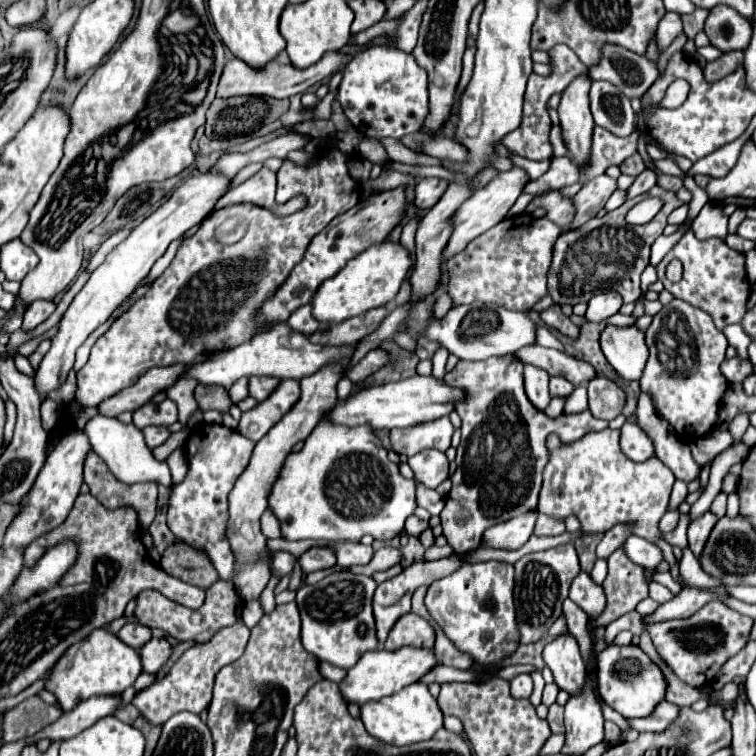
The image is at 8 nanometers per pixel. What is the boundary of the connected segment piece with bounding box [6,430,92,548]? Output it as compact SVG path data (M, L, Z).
M82 430L66 434L56 444L52 454L46 458L46 464L40 470L32 490L26 494L24 506L22 506L18 518L12 520L12 524L8 528L8 534L6 534L8 548L26 548L32 540L42 536L46 530L52 530L52 520L54 520L54 526L58 526L66 520L66 516L72 510L72 504L80 492L82 466L84 466L84 460L86 460L86 454L90 452L90 448L92 446L88 442L88 436Z

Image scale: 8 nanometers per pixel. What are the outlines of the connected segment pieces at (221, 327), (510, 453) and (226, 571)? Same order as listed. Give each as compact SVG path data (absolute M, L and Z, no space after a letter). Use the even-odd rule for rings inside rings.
M330 150L324 154L320 160L316 160L308 168L296 168L290 160L284 160L282 168L278 170L278 190L276 190L276 202L284 204L294 196L306 196L306 206L290 216L276 216L272 210L254 206L254 204L234 204L226 206L220 210L214 210L204 222L200 224L198 232L192 238L186 238L176 252L176 258L172 264L164 270L164 274L148 288L148 292L136 300L130 312L126 312L122 318L118 318L112 328L98 338L90 352L90 360L86 366L82 366L76 376L78 376L78 388L74 394L74 402L78 408L90 408L98 406L102 400L108 400L110 396L118 394L120 390L132 386L140 374L144 374L150 368L156 366L172 366L172 364L190 364L196 356L210 352L210 350L220 350L220 348L234 348L250 336L256 336L254 328L250 328L250 316L254 316L254 308L290 276L290 268L294 268L310 240L324 230L336 216L344 214L352 206L358 204L360 192L358 184L350 178L348 174L348 160L350 156L340 152L340 150ZM226 216L237 216L240 219L248 219L248 232L246 236L232 246L220 244L214 240L214 230Z
M510 356L482 362L460 360L444 380L450 386L466 388L470 400L456 408L462 418L462 442L456 450L458 470L450 476L452 490L440 514L442 534L454 552L470 552L478 548L486 528L536 508L542 468L546 466L546 436L550 432L560 434L562 442L574 442L586 432L608 428L608 422L594 418L588 410L574 416L558 416L556 420L538 412L526 400L522 364L510 360Z
M202 424L194 428L186 442L186 454L188 454L186 480L182 484L176 484L170 494L170 508L168 508L170 530L180 542L206 552L218 576L226 582L232 578L234 570L234 556L226 540L228 494L234 488L238 476L246 470L254 446L256 444L252 440L222 424Z

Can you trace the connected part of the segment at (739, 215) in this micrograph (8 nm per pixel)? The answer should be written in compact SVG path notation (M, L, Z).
M736 208L732 214L730 214L730 220L728 220L728 234L736 234L736 228L740 226L740 222L746 218L746 210L744 208Z

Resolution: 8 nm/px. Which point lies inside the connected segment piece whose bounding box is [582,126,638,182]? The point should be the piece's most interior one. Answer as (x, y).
(607, 150)

